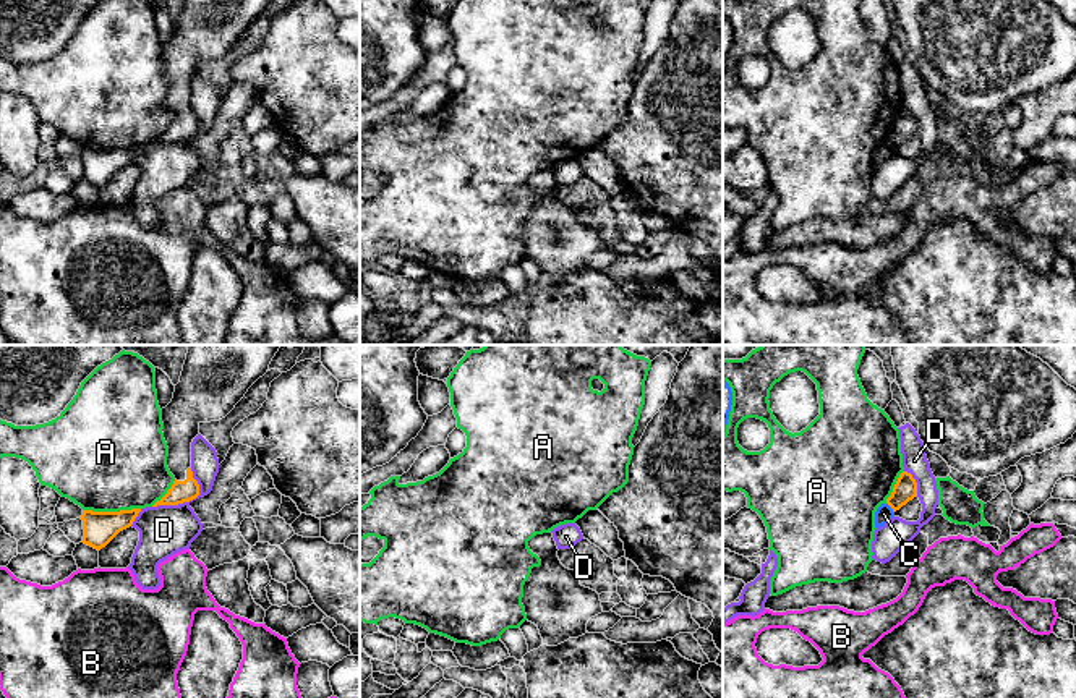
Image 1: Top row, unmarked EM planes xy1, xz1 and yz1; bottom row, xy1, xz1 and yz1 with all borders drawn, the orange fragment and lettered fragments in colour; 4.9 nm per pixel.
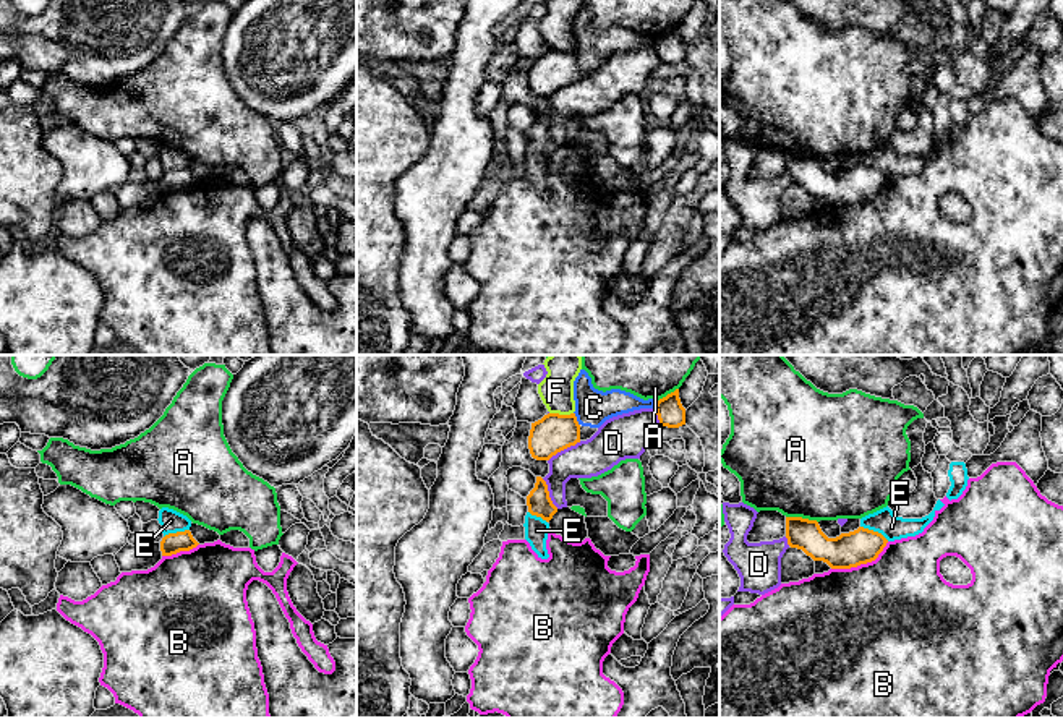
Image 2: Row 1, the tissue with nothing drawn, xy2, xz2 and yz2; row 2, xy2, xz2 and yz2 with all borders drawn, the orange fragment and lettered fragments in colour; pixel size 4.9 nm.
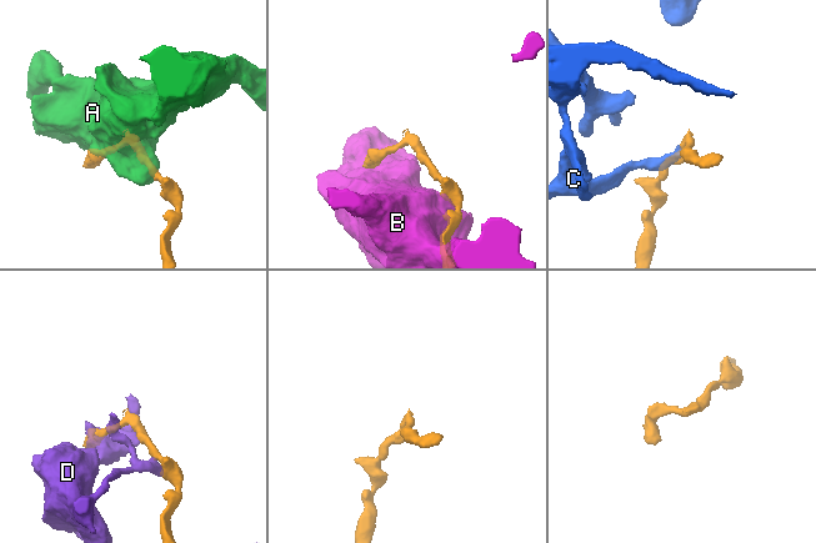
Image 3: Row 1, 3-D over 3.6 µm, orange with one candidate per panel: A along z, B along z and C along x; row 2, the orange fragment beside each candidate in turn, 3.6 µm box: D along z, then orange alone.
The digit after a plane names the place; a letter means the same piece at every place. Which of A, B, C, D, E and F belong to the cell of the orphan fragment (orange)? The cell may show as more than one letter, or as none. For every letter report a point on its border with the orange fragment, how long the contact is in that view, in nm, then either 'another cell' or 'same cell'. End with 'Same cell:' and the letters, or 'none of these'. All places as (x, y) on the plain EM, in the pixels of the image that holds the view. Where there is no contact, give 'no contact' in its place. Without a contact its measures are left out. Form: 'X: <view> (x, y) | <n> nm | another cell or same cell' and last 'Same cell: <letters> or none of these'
A: xy1 (111, 149) | 280 nm | another cell
B: yz2 (861, 200) | 320 nm | another cell
C: xz2 (576, 55) | 80 nm | another cell
D: xy1 (188, 138) | 280 nm | another cell
E: yz2 (875, 169) | 160 nm | another cell
F: xz2 (561, 52) | 120 nm | another cell
Same cell: none of these

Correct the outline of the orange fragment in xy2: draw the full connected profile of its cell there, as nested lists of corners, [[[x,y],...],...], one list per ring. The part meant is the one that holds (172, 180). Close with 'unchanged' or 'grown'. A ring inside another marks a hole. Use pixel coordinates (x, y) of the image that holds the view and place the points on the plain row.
[[[190,167],[169,170],[160,178],[162,193],[172,193],[180,188],[190,188],[199,180],[193,175]]]; unchanged

